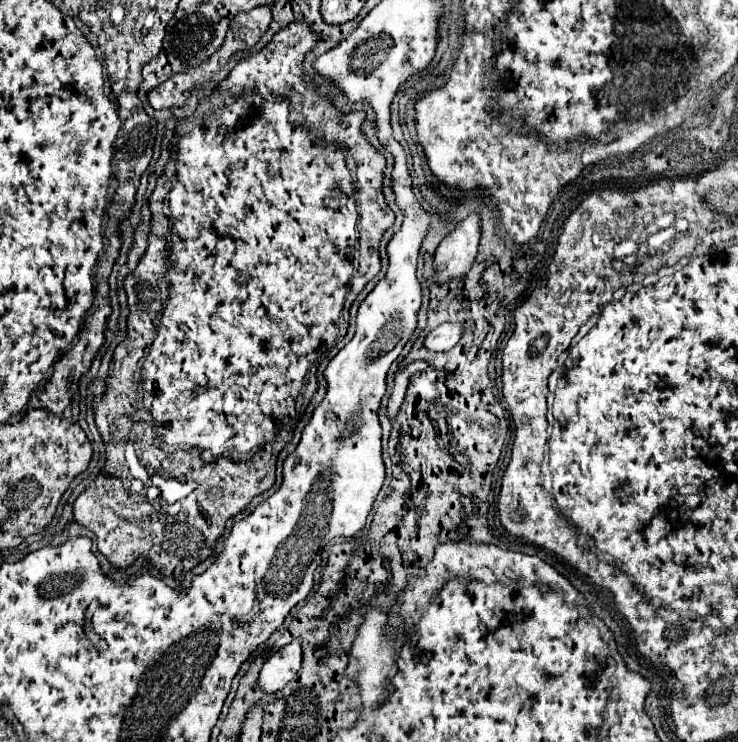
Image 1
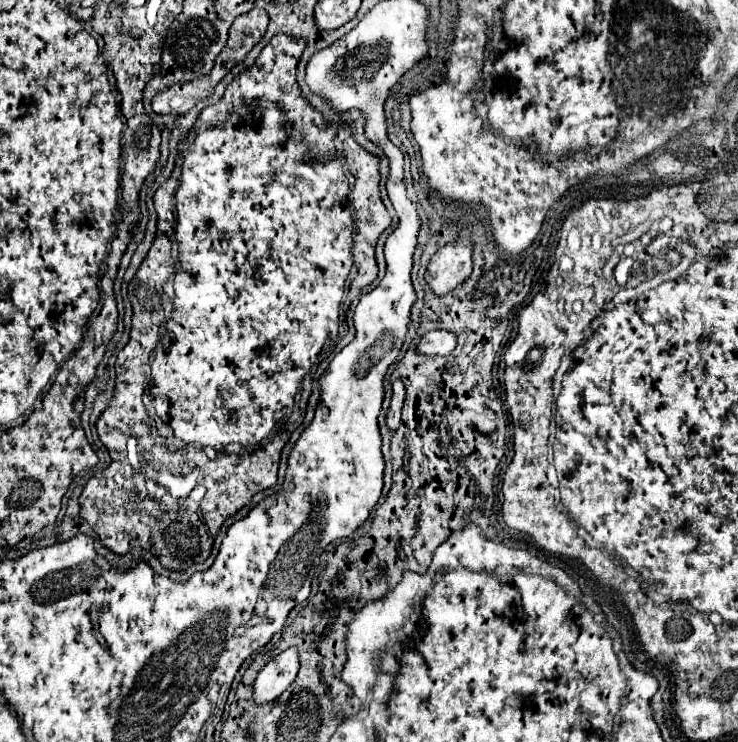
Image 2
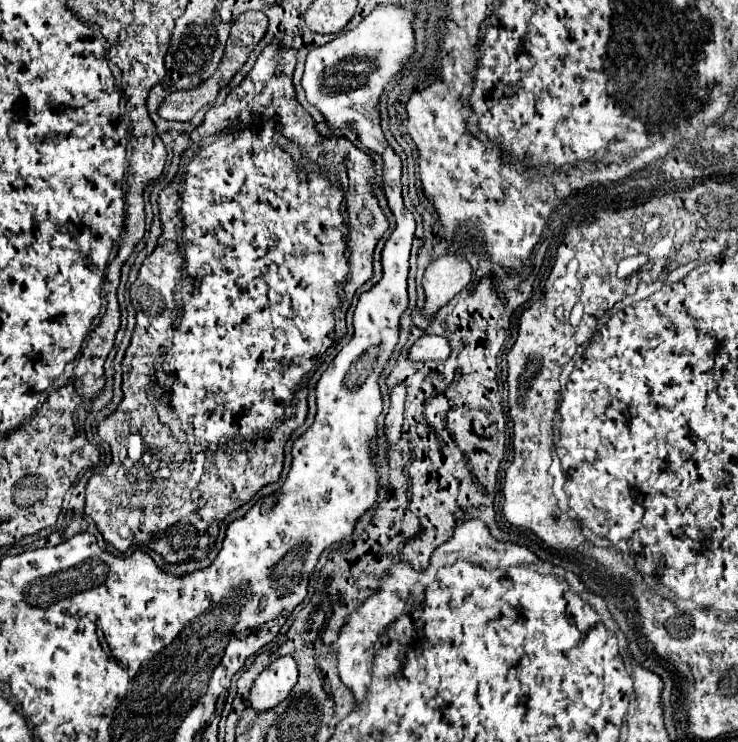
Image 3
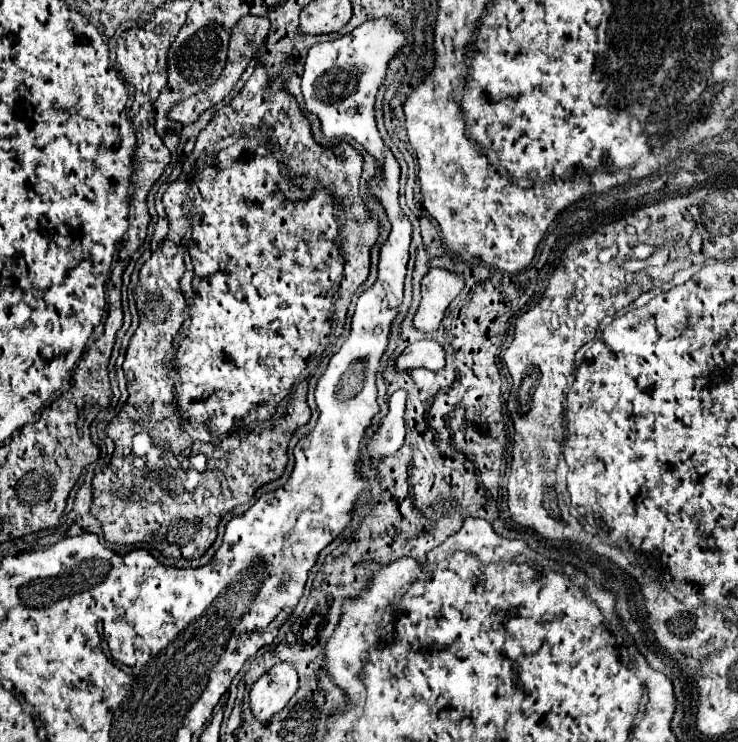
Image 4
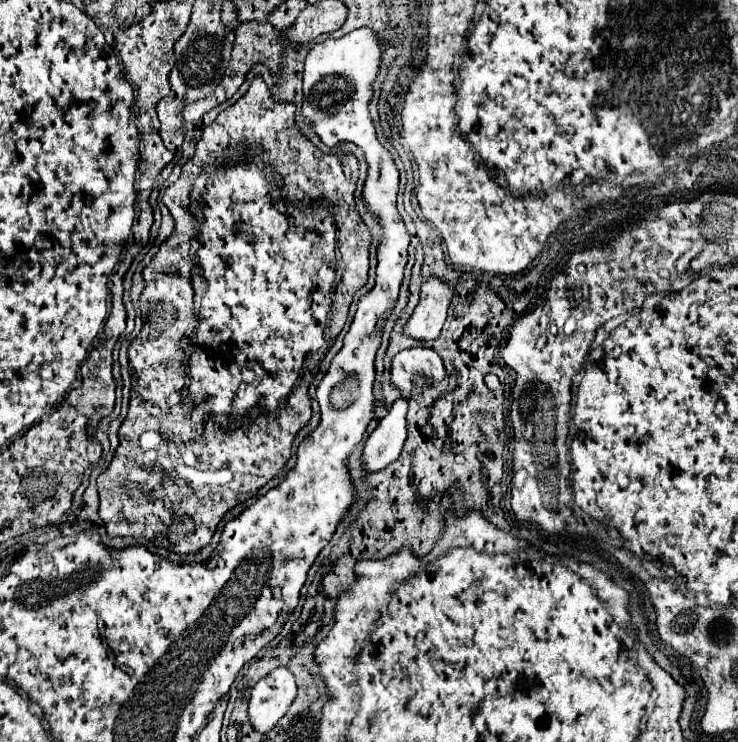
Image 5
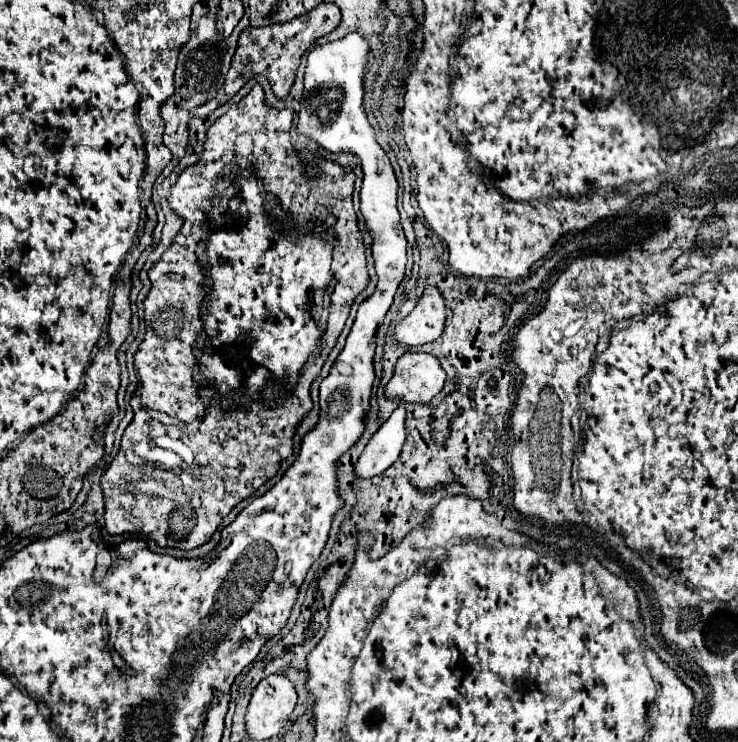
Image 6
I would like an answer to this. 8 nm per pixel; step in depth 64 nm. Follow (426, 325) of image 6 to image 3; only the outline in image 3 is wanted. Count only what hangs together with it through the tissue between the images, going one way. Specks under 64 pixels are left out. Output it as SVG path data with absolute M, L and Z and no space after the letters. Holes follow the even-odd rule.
M442 254L432 260L424 272L422 284L426 292L424 316L434 316L448 300L452 300L472 278L472 268L466 256Z

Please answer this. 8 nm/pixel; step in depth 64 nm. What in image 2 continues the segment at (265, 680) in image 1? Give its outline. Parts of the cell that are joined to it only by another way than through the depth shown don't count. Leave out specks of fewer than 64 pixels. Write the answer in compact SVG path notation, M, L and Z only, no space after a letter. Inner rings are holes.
M286 648L276 658L266 662L254 682L254 700L256 702L276 700L294 682L298 666L300 664L296 648Z

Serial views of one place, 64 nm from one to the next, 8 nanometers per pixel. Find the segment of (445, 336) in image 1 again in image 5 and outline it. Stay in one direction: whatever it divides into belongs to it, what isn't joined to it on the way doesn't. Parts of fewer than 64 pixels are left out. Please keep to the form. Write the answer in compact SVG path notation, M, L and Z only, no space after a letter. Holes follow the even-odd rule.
M414 346L414 348L398 352L392 360L390 372L392 372L394 386L400 388L404 398L410 398L414 392L424 390L414 386L414 380L420 374L426 374L432 380L442 380L446 376L440 354L434 348L426 348L426 346Z

